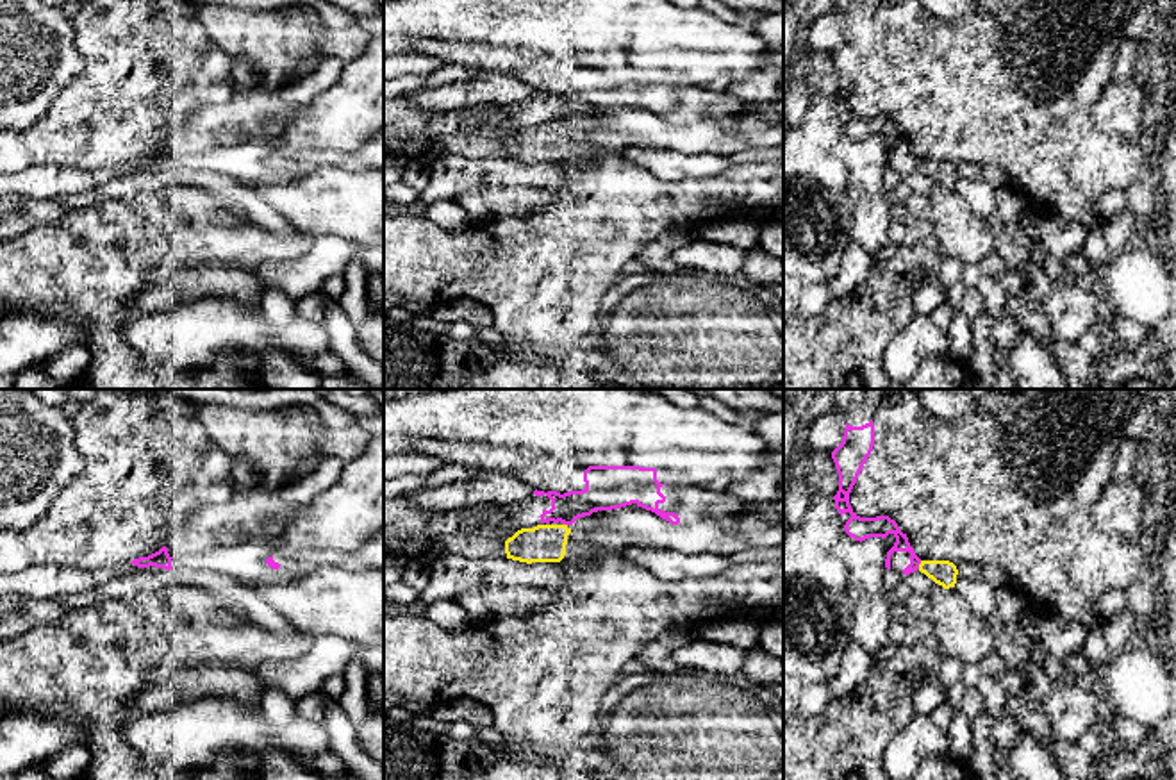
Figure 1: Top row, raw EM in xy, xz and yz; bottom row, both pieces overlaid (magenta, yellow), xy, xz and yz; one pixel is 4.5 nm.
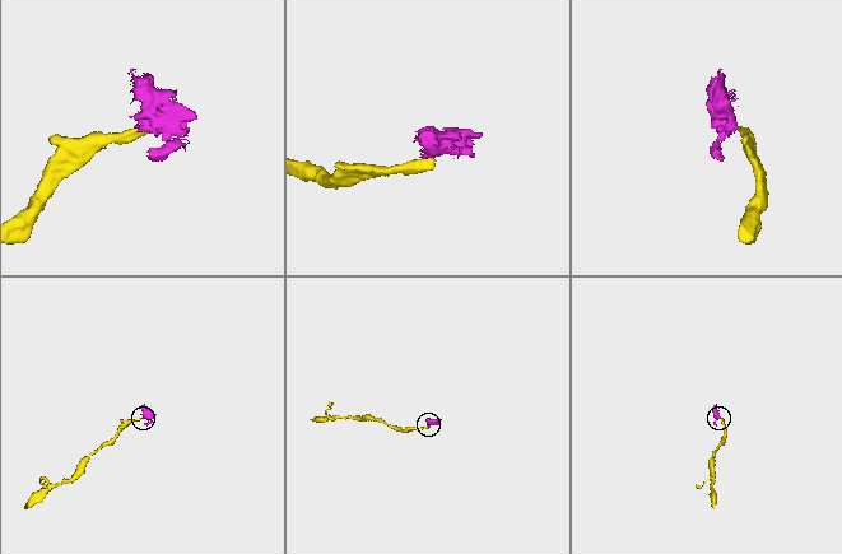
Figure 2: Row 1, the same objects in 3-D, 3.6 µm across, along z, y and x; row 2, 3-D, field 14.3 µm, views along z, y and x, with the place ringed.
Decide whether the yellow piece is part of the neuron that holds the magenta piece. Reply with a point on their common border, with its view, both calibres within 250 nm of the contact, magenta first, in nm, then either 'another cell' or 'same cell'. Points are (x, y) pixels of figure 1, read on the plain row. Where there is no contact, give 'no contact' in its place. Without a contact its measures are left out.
meets magenta in yz at (919, 163); 100 nm thick on the magenta side, 110 nm on the other; another cell

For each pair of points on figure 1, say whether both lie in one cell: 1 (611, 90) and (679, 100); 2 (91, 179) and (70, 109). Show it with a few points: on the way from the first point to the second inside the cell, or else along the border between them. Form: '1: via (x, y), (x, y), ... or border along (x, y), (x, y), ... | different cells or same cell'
1: via (627, 90), (643, 90), (655, 102), (662, 102) | same cell
2: border along (49, 163), (88, 170), (129, 165) | different cells

